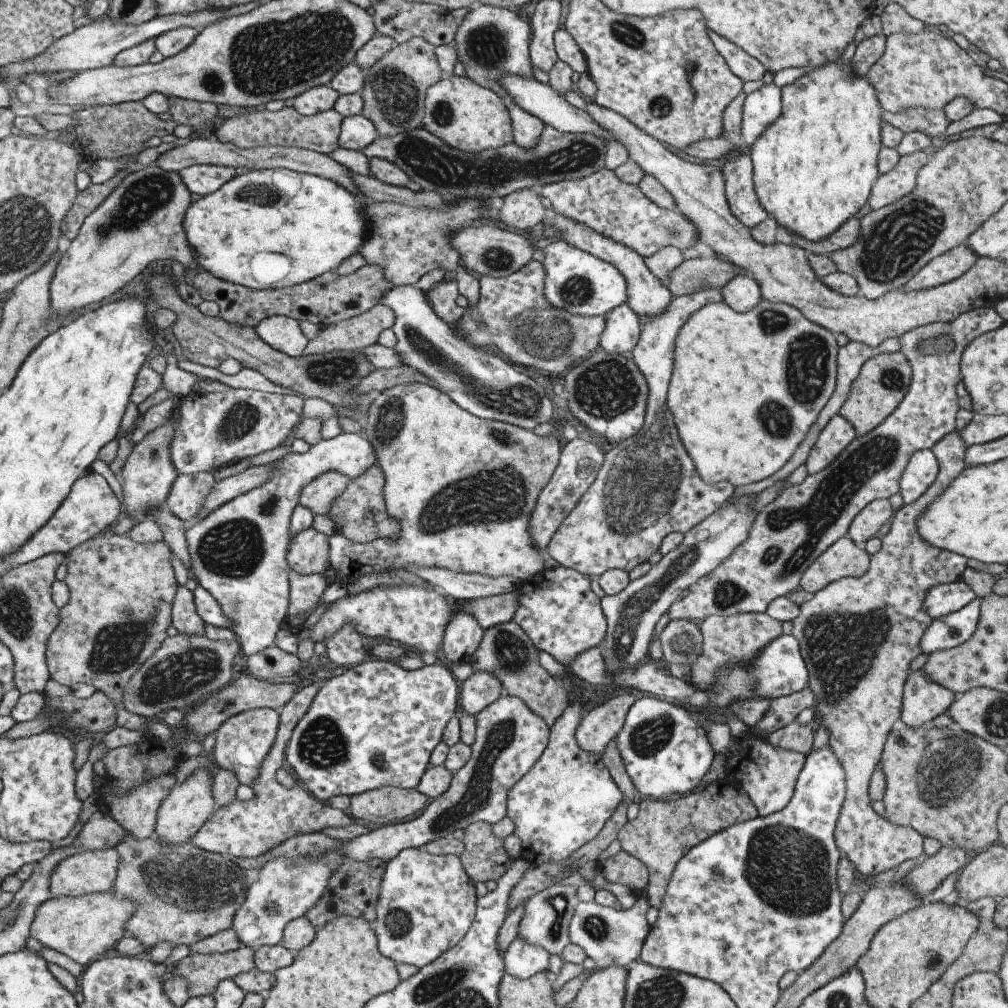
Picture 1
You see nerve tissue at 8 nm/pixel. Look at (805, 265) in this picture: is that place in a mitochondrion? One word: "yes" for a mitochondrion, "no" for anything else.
no

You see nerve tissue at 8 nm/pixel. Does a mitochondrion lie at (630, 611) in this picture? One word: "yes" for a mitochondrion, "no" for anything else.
yes

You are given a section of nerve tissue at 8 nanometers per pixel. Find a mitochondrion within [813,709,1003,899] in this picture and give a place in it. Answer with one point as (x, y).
(945, 770)

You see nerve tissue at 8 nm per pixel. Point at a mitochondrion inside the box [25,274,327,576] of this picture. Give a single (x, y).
(238, 421)

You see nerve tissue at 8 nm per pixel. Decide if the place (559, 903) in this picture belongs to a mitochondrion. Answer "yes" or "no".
yes

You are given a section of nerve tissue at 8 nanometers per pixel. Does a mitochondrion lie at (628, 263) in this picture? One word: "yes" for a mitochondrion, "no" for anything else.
no

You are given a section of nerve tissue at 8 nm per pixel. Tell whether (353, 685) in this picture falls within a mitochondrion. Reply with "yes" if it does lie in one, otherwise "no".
no

